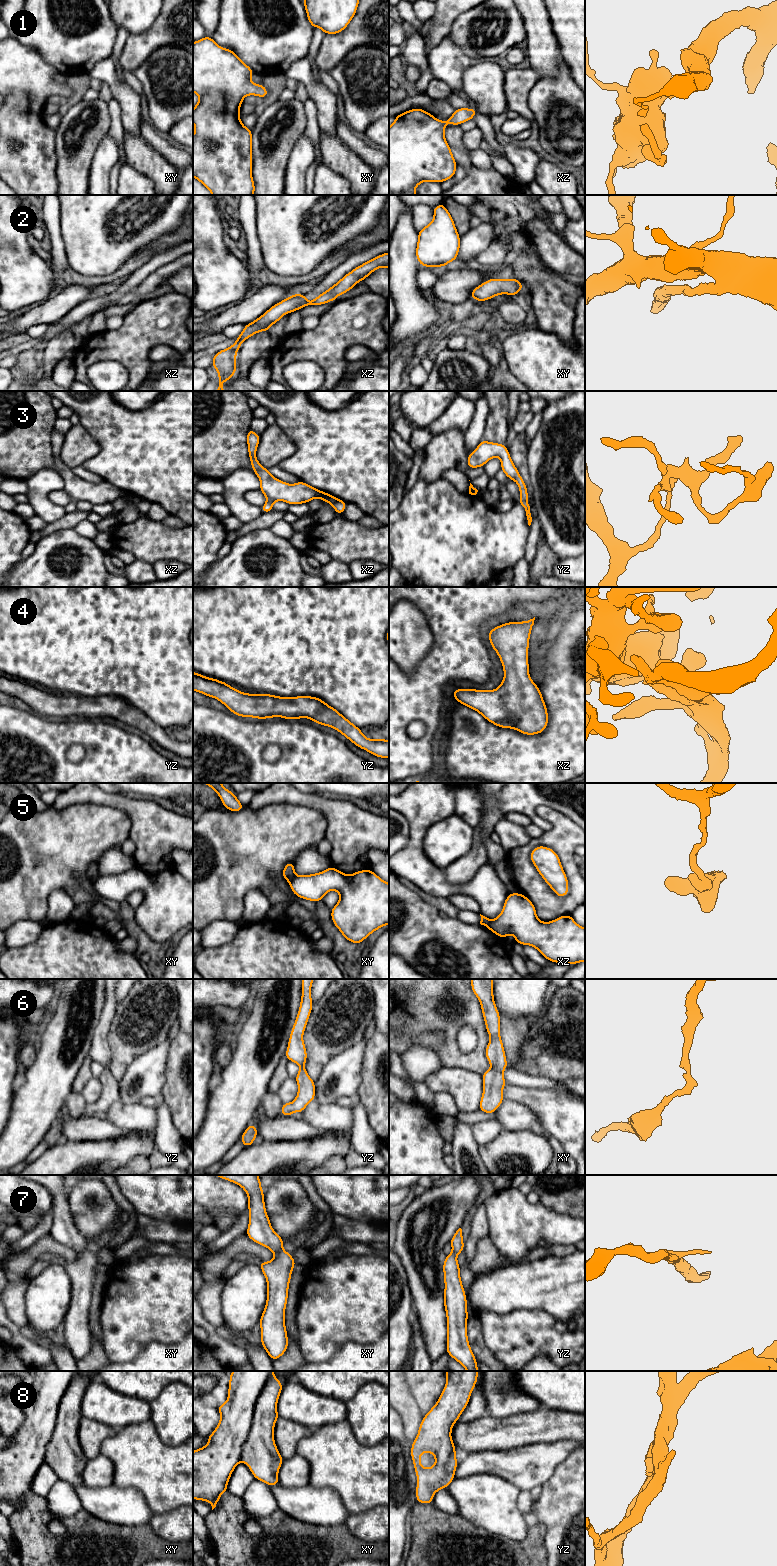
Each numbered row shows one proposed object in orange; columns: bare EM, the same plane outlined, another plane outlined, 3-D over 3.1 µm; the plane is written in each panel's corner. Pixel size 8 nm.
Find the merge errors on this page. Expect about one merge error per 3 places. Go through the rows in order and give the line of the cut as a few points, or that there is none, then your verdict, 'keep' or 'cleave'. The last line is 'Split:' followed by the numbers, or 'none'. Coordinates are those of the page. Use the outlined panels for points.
1: no cut | keep
2: no cut | keep
3: no cut | keep
4: no cut | keep
5: xy (295, 875), (289, 882) | cleave
6: no cut | keep
7: no cut | keep
8: no cut | keep
Split: 5

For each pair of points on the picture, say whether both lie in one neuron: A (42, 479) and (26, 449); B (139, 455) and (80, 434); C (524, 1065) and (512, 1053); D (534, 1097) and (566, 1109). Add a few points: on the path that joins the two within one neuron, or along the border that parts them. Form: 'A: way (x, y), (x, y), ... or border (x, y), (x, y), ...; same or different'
A: border (56, 470), (41, 468), (26, 480); different
B: border (80, 422), (99, 445), (99, 451), (85, 461); different
C: border (527, 1038), (521, 1050), (521, 1058), (513, 1067); different
D: way (542, 1102), (554, 1109), (558, 1109); same

